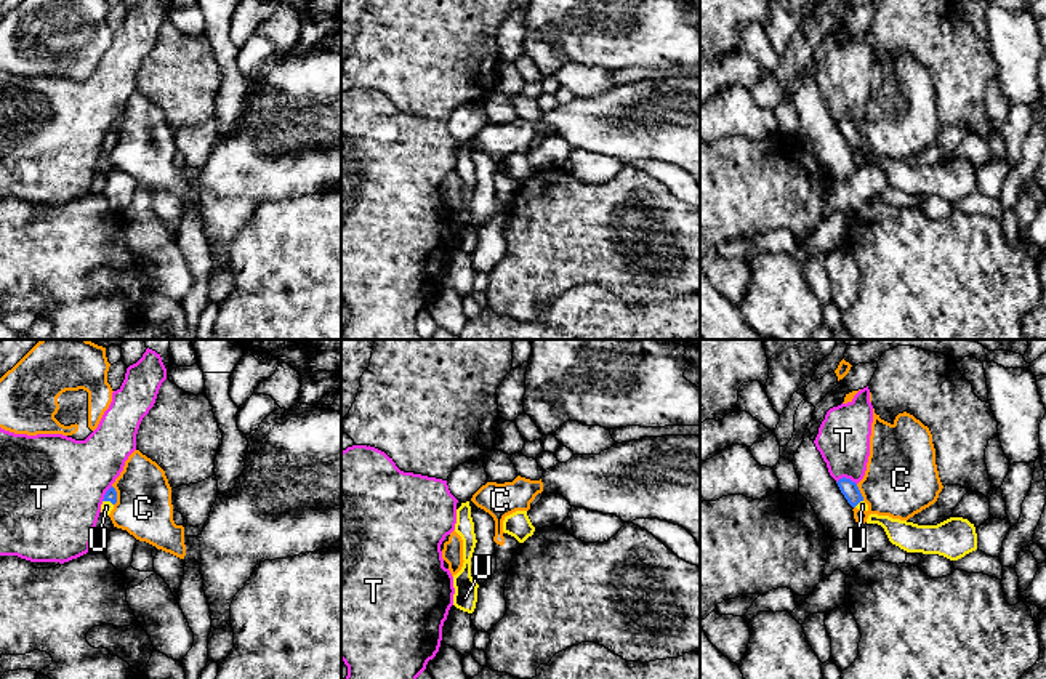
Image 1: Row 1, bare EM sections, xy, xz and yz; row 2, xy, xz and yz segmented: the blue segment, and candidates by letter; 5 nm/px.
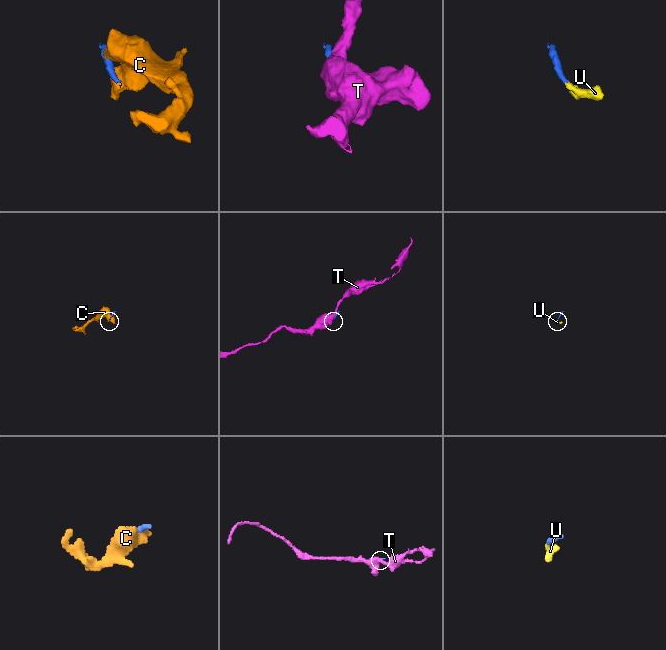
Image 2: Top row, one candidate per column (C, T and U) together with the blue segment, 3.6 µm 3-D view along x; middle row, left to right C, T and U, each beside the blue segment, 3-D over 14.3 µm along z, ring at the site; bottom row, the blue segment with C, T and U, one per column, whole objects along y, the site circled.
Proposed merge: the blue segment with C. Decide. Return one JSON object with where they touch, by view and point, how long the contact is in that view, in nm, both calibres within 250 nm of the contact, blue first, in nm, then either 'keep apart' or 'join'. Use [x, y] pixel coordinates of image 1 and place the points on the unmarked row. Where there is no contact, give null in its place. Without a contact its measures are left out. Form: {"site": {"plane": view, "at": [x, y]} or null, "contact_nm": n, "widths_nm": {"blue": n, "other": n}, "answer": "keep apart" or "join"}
{"site": {"plane": "xy", "at": [116, 136]}, "contact_nm": 100, "widths_nm": {"blue": 60, "other": 280}, "answer": "keep apart"}

